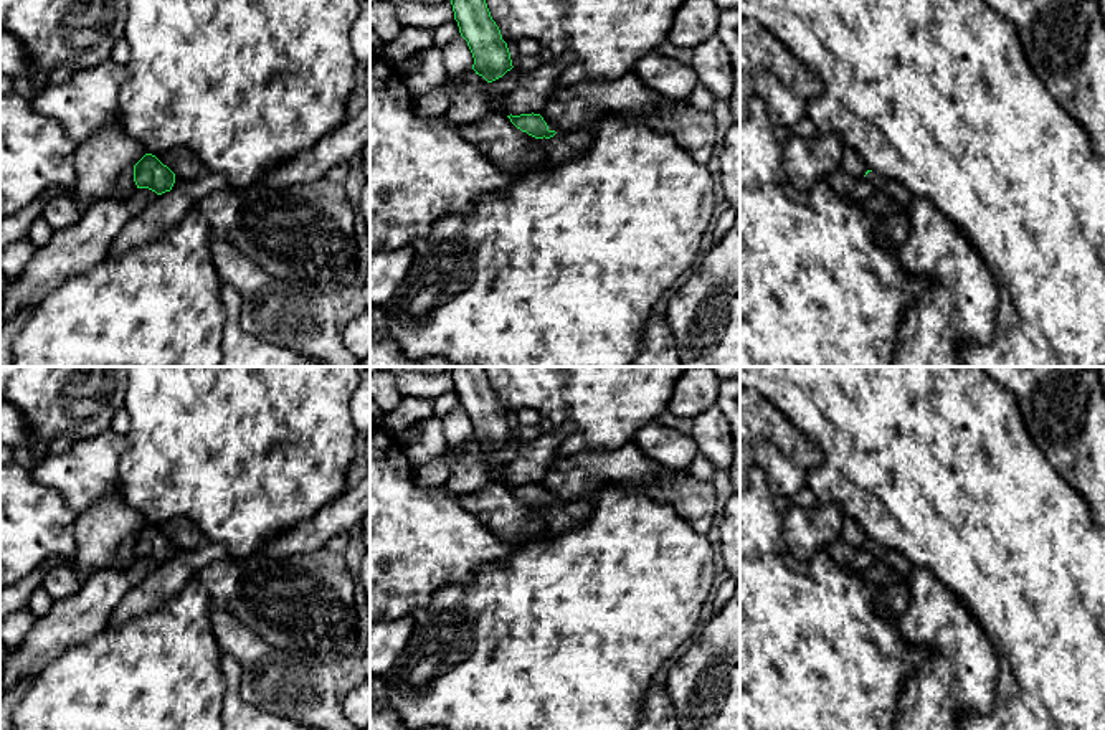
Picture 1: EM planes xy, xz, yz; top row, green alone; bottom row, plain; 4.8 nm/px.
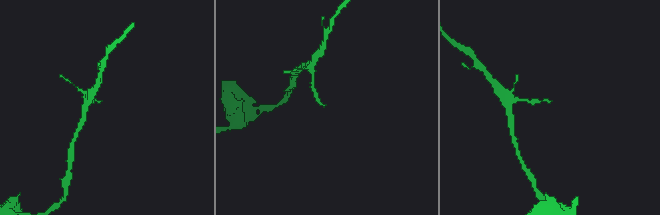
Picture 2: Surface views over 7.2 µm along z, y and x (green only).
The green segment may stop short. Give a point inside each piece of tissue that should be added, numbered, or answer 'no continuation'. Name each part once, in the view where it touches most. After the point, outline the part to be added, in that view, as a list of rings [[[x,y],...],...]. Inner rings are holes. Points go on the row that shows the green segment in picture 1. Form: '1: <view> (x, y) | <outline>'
1: xz (564, 146) | [[[571,129],[557,132],[553,137],[543,140],[547,150],[547,162],[552,165],[567,162],[591,145],[588,129]]]

